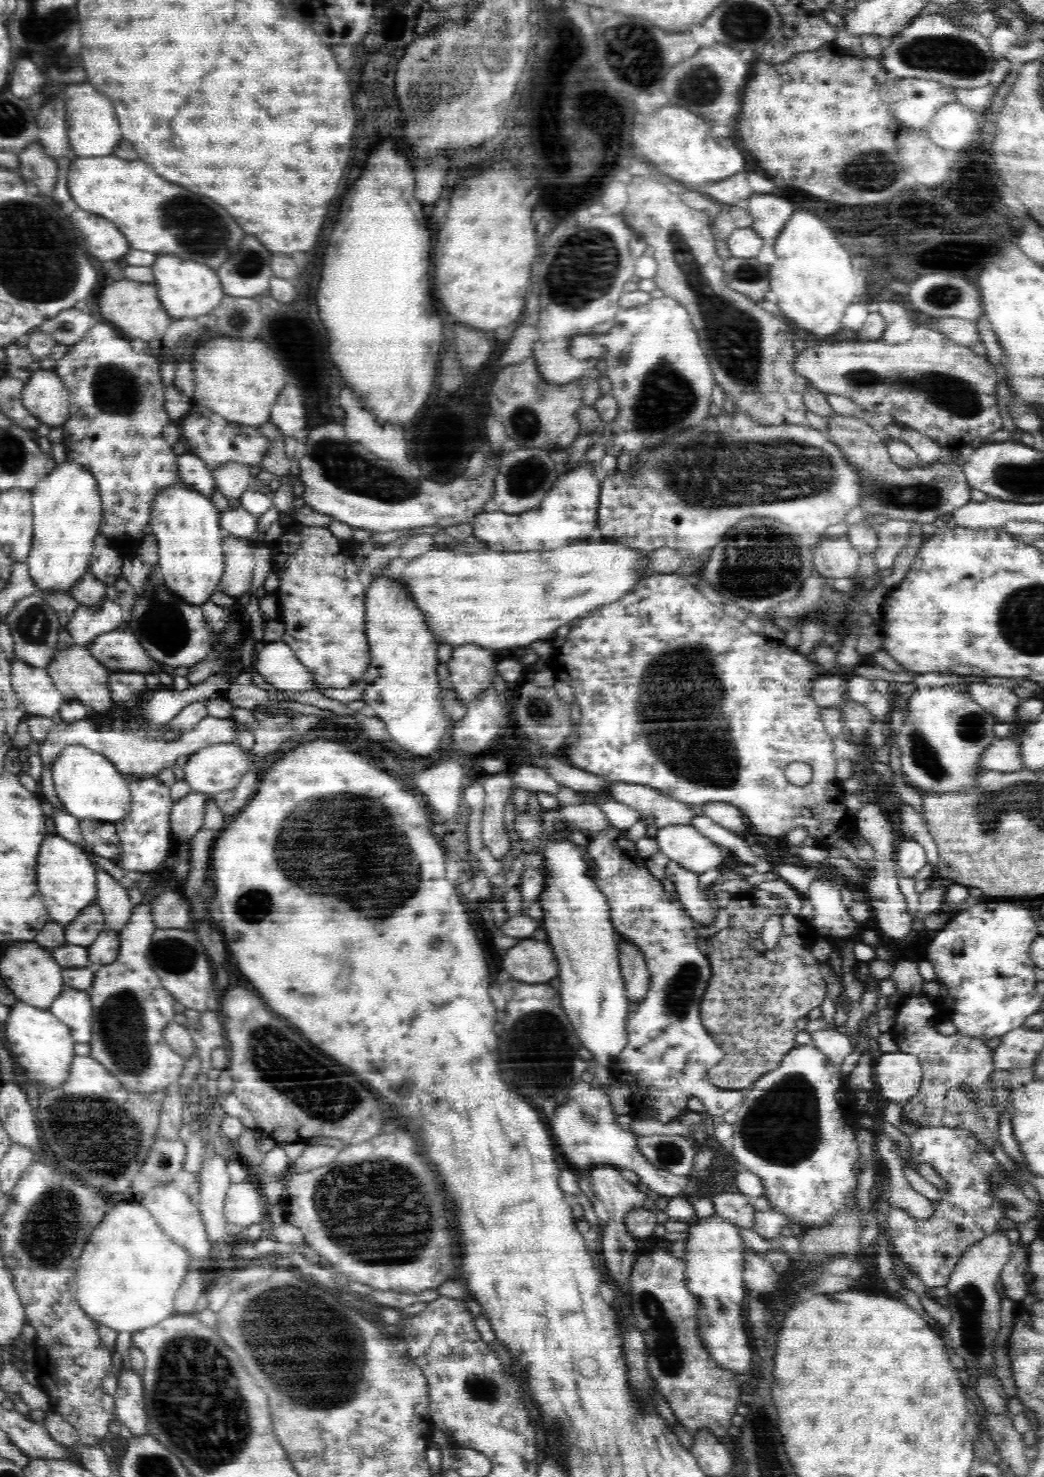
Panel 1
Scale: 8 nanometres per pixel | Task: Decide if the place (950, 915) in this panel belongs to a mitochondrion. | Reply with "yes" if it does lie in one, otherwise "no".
no

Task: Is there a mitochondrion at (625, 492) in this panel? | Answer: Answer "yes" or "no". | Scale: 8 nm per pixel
no

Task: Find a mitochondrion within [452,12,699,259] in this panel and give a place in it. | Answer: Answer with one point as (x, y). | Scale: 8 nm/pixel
(632, 46)

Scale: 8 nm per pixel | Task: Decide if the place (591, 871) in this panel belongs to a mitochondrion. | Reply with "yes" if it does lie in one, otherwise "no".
no

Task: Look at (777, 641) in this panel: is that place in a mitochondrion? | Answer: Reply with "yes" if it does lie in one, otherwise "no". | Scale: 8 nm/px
no

